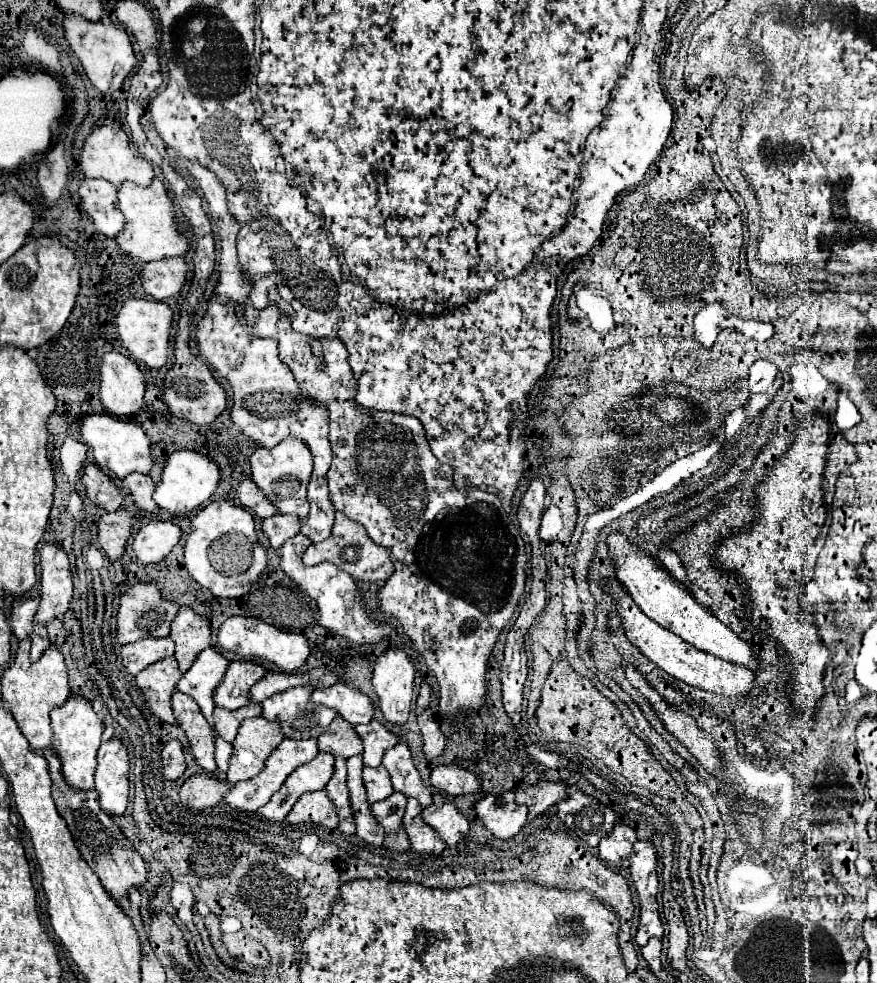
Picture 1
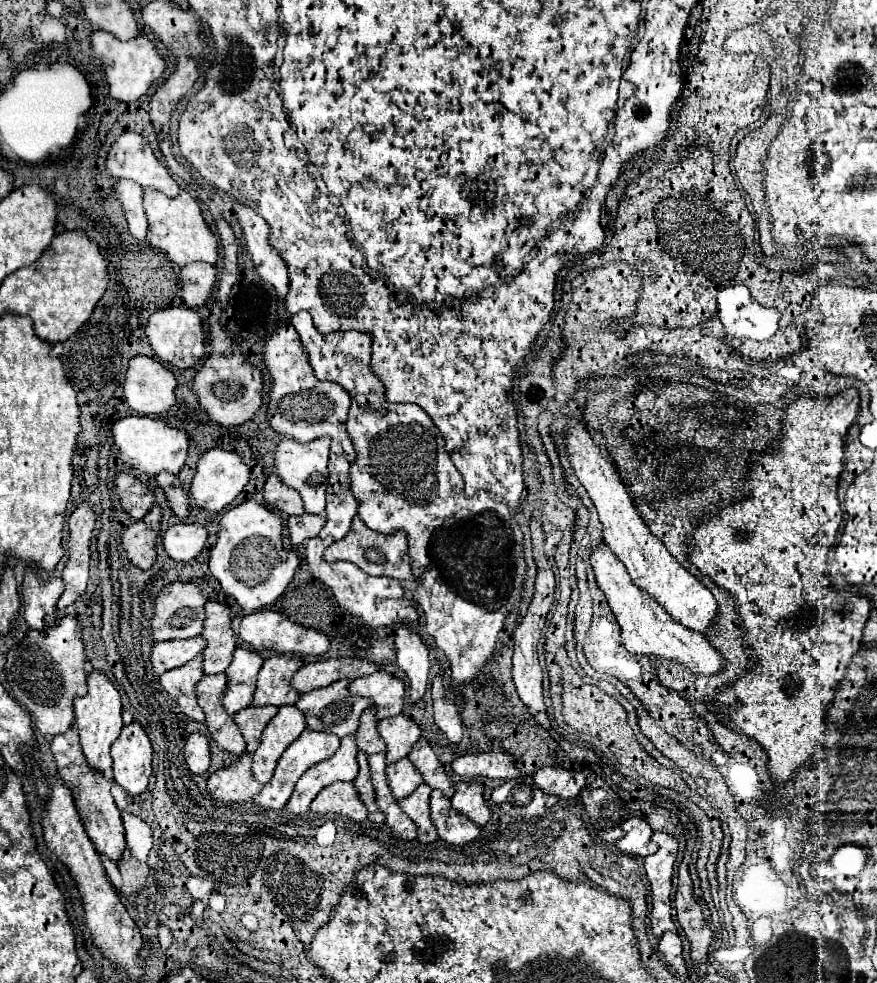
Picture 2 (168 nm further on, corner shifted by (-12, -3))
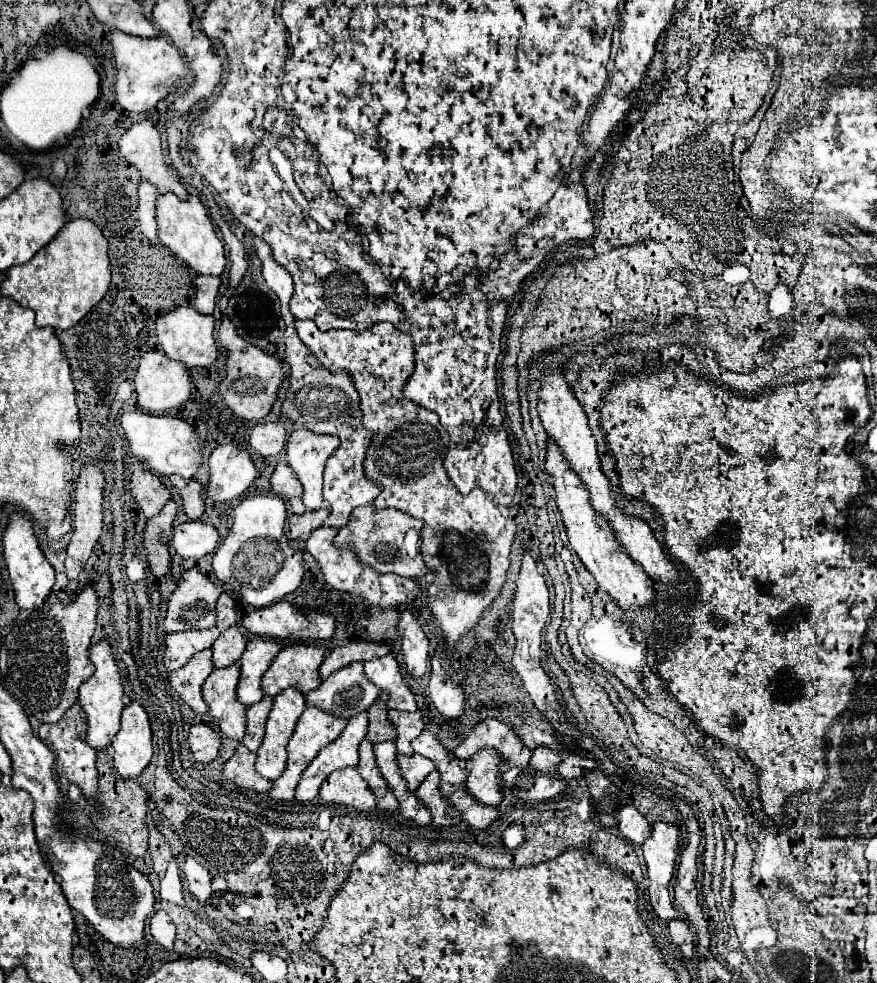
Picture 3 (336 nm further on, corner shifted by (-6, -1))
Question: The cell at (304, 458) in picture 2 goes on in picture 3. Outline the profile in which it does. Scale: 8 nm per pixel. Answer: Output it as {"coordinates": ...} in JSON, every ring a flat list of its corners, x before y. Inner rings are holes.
{"coordinates":[[294,430,286,442,288,464,304,486,304,504,308,510,322,508,324,466,338,446,338,436,318,436,312,430]]}

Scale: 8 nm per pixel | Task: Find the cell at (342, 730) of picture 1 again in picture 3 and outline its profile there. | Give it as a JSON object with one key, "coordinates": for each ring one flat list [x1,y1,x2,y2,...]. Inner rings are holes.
{"coordinates":[[382,692,378,696,378,700,374,702,372,708,368,708,368,734,366,738,374,744,378,742,384,742,384,740,394,740,396,738,396,730,394,730,394,724,390,722,388,718,388,708,386,708,386,700,390,696,386,692]]}

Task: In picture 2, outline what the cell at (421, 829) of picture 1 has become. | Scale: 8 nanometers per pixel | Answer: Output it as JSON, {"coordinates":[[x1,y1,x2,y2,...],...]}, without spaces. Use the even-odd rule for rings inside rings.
{"coordinates":[[432,790,430,794,430,820,438,832,438,838,452,846,464,846,480,834,476,824,452,810,450,800,444,798,440,790]]}

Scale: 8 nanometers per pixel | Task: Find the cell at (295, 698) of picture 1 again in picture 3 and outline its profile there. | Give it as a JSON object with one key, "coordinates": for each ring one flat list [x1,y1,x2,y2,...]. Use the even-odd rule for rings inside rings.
{"coordinates":[[354,662,352,666,344,666,330,674,330,678,326,678,316,690,306,694,306,702,344,718,352,718,354,714,368,710,380,690,366,680,362,666,362,662]]}

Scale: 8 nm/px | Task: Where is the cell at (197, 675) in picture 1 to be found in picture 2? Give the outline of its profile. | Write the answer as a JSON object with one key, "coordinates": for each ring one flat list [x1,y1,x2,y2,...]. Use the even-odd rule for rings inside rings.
{"coordinates":[[236,648,234,658,230,666,224,670,228,676,228,688,222,696,222,708,228,714,236,714,238,710,250,706,254,686,256,686,256,674,262,666,264,658,258,652]]}

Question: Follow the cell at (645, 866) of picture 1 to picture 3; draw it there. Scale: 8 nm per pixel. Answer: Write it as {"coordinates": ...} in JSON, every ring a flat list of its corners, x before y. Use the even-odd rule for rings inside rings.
{"coordinates":[[658,822,652,826,652,836,642,846,648,864,650,884,670,884,670,874,674,874,674,864,680,854,680,846,682,836,680,832,672,832,672,824]]}

